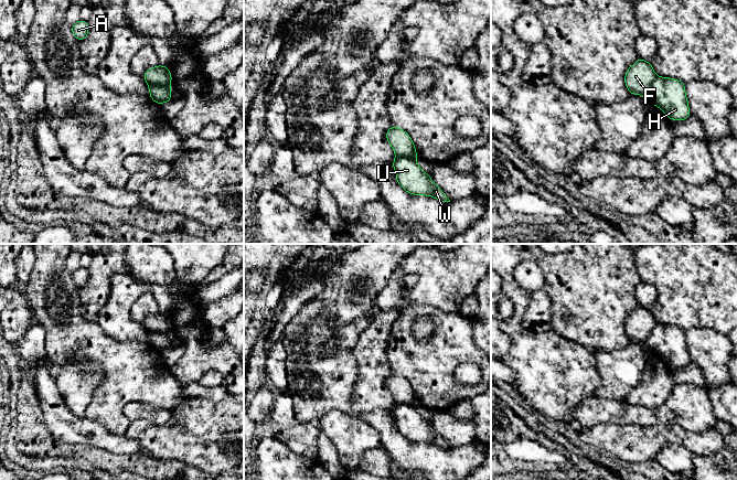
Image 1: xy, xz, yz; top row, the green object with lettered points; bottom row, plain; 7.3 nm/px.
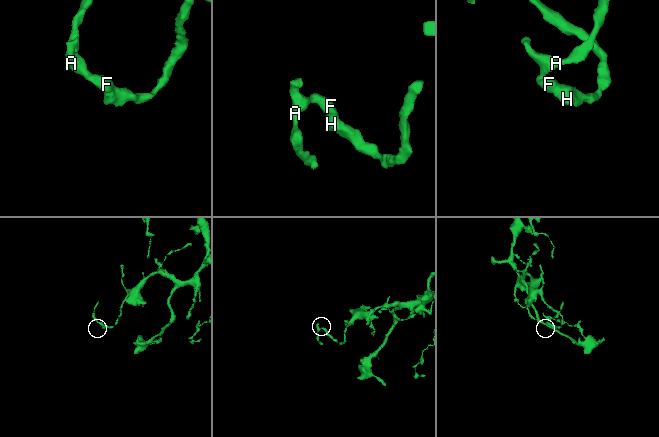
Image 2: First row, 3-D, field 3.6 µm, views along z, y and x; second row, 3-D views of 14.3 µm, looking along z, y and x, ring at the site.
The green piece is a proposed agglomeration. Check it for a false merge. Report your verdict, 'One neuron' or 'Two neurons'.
Two neurons

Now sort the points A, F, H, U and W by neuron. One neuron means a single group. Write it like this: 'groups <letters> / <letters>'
groups A F / H U W

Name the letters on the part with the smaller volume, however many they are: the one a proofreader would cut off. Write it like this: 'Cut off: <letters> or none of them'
Cut off: A, F

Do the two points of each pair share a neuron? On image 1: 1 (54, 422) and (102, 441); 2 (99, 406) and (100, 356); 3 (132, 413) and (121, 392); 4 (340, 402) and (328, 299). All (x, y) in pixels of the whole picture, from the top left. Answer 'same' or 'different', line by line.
1: same
2: same
3: different
4: same

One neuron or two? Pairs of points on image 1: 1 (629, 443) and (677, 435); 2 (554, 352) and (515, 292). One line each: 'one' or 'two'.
1: one
2: one

